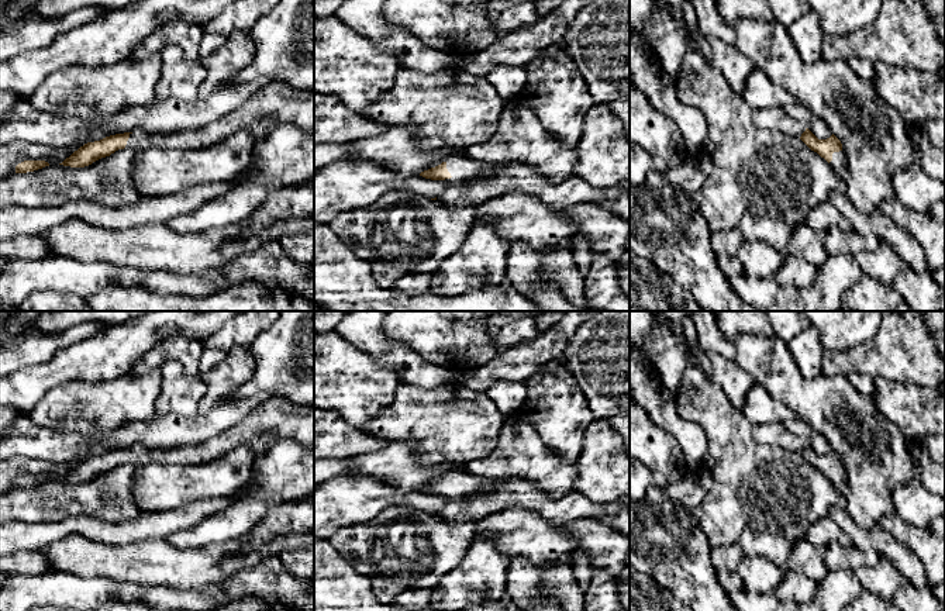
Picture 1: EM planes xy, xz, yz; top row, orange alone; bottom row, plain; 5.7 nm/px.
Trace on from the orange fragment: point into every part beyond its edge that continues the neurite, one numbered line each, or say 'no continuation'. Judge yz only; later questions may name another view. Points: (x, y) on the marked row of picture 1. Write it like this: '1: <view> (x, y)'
1: yz (838, 164)

